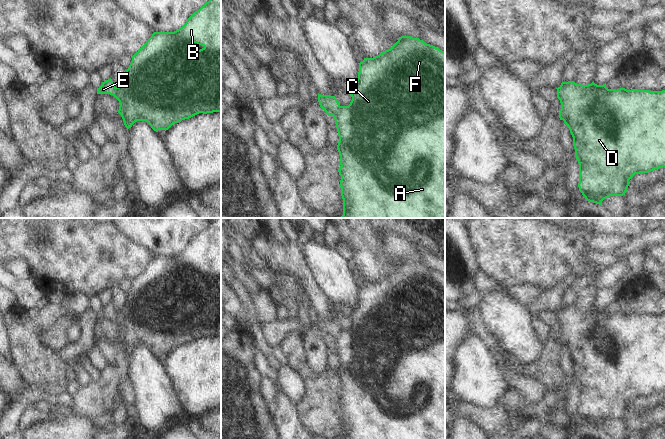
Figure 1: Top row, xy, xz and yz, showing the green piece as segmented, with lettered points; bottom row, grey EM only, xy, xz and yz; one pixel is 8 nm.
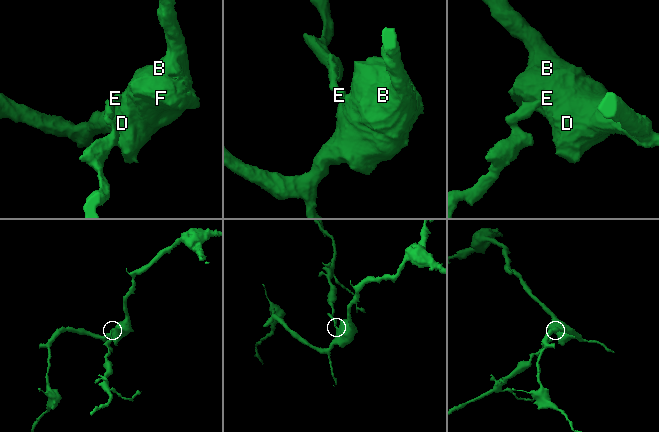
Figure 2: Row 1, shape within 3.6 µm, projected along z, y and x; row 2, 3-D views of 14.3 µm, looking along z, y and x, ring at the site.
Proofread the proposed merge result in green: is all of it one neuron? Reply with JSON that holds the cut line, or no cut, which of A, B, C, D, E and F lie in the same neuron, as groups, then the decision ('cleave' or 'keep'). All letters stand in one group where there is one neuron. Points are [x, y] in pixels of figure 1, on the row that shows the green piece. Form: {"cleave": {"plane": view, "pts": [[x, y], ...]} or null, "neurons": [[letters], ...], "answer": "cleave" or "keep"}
{"cleave": {"plane": "xz", "pts": [[340, 106], [332, 115]]}, "neurons": [["A", "B", "C", "D", "F"], ["E"]], "answer": "cleave"}

